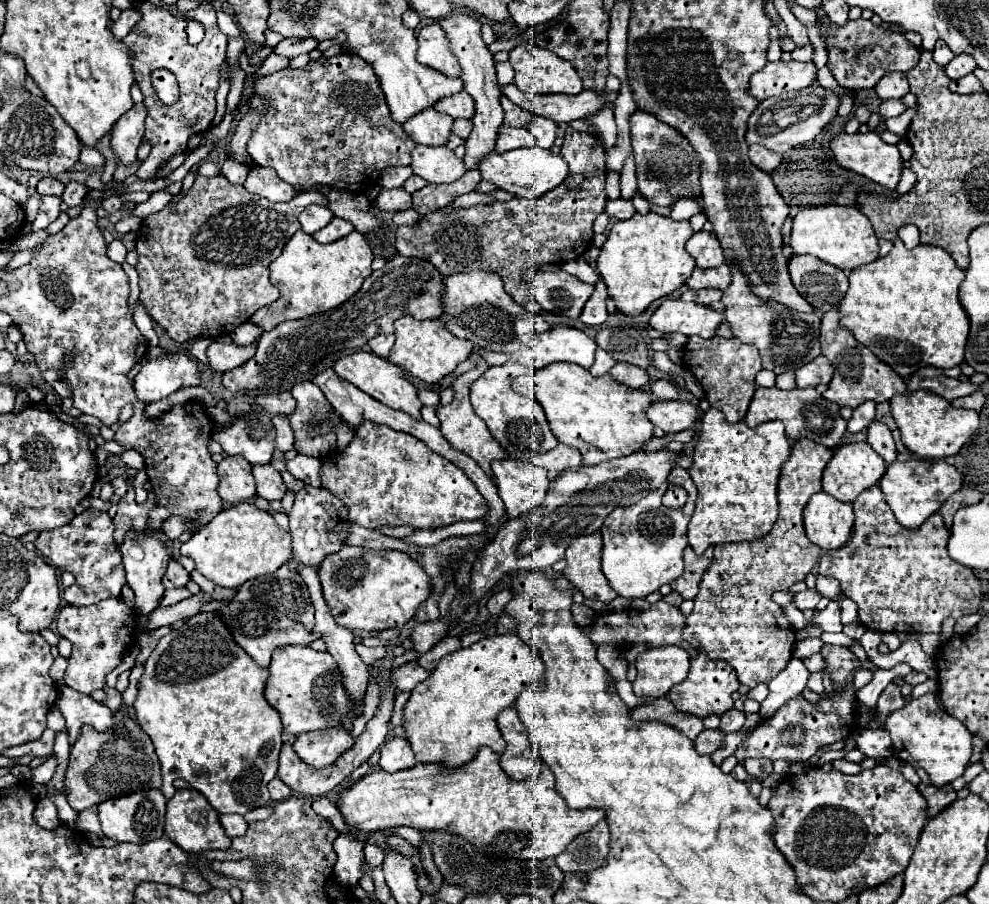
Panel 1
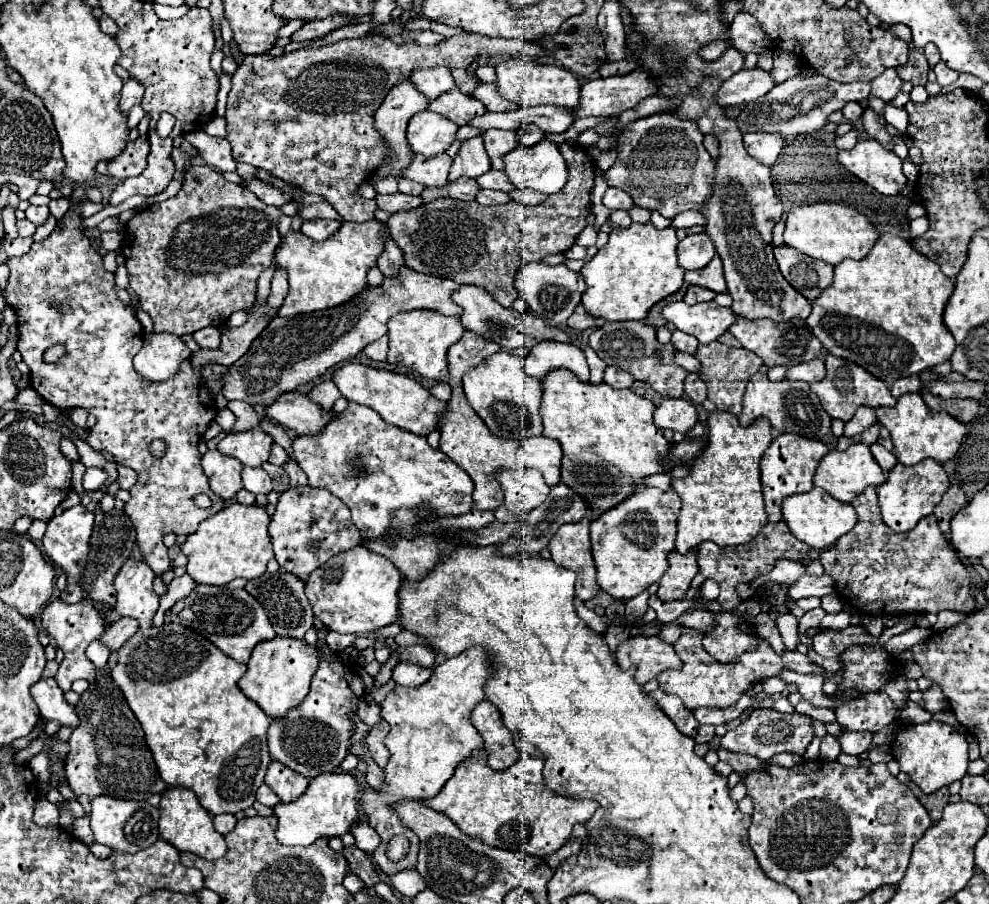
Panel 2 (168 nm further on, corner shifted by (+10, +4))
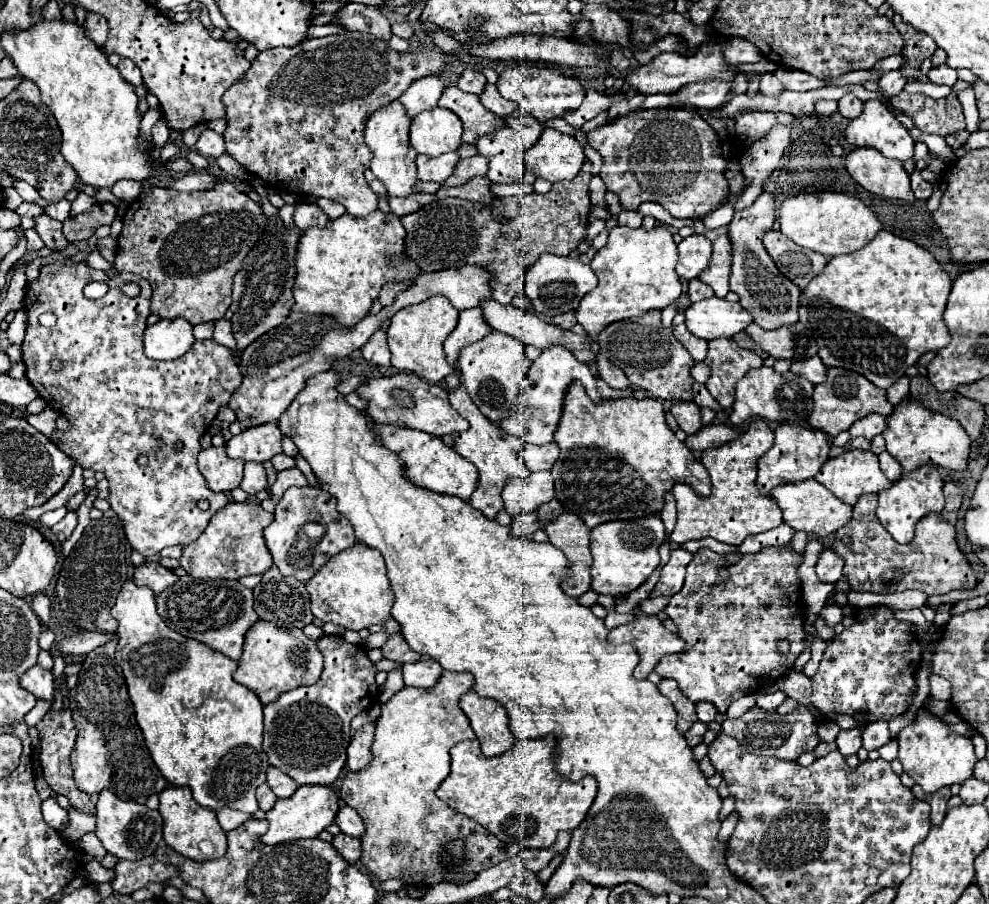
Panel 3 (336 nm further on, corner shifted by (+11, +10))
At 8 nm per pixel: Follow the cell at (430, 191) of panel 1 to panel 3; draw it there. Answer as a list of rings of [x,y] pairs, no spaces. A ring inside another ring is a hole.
[[[475,176],[473,180],[461,184],[461,186],[441,186],[437,190],[437,198],[445,198],[445,196],[457,196],[457,198],[465,198],[465,200],[473,200],[473,202],[481,202],[481,204],[491,204],[493,202],[493,194],[489,192],[491,180],[485,176]]]

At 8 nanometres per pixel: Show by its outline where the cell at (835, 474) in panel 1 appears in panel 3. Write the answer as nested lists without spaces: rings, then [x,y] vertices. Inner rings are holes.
[[[845,450],[843,454],[829,458],[821,466],[815,480],[827,486],[839,500],[855,504],[861,494],[879,492],[889,488],[891,482],[883,476],[879,460],[871,450]]]

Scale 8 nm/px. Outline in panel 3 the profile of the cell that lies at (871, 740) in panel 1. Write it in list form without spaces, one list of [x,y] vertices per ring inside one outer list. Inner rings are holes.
[[[849,728],[849,730],[841,730],[839,736],[837,736],[837,746],[839,746],[839,752],[843,756],[851,756],[851,754],[857,754],[857,750],[861,748],[861,738],[863,734],[863,728]]]

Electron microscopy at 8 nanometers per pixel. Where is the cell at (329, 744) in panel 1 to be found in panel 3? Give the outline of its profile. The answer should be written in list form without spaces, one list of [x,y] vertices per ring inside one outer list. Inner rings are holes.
[[[321,636],[317,646],[325,658],[325,666],[321,672],[321,680],[313,686],[297,688],[283,694],[279,700],[267,704],[263,708],[265,714],[265,734],[263,734],[263,750],[269,756],[269,764],[277,766],[285,774],[289,774],[299,786],[301,784],[333,784],[345,766],[345,752],[351,742],[349,724],[351,720],[363,712],[369,704],[373,704],[379,696],[379,688],[375,684],[375,666],[367,656],[363,646],[355,646],[345,642],[341,636]]]

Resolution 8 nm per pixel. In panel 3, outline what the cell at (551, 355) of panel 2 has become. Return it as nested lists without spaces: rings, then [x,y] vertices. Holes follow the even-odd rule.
[[[553,344],[553,346],[545,348],[541,352],[541,356],[531,362],[527,380],[529,382],[521,384],[523,386],[521,392],[525,396],[523,406],[517,410],[517,414],[509,416],[507,420],[501,420],[497,426],[503,428],[509,434],[521,436],[525,442],[531,442],[531,444],[553,442],[553,432],[555,432],[559,412],[561,412],[561,406],[563,406],[563,392],[567,390],[567,384],[571,384],[571,380],[581,380],[587,394],[591,396],[591,400],[601,400],[599,394],[597,394],[597,388],[595,388],[595,378],[593,378],[591,370],[587,368],[587,364],[579,362],[567,348],[563,348],[559,344]]]

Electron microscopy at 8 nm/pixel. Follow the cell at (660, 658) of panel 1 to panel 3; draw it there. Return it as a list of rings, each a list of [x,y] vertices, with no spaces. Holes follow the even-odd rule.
[[[639,616],[635,622],[609,630],[611,644],[631,644],[639,654],[639,664],[635,668],[635,678],[643,680],[653,672],[655,664],[667,656],[683,650],[683,640],[677,634],[669,632],[657,616]]]

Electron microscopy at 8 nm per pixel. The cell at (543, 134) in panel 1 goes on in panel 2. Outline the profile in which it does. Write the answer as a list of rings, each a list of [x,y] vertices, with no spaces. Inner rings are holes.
[[[524,124],[518,130],[518,138],[520,138],[520,146],[532,146],[544,138],[544,132],[536,124]]]

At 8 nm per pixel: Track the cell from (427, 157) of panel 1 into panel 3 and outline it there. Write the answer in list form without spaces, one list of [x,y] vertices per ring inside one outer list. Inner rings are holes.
[[[447,152],[447,154],[441,154],[439,158],[417,156],[417,178],[443,184],[447,176],[453,172],[457,160],[459,160],[457,152]]]

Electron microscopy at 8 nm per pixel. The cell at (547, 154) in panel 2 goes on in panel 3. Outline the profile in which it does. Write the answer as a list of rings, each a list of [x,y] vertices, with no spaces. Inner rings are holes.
[[[545,128],[535,148],[529,148],[523,158],[527,170],[551,184],[573,180],[585,162],[583,144],[575,136],[561,134],[553,128]]]

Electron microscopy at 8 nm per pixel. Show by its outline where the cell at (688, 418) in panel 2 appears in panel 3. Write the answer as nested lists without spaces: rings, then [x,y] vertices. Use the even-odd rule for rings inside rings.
[[[673,402],[671,414],[687,434],[695,434],[701,428],[701,412],[695,402]]]

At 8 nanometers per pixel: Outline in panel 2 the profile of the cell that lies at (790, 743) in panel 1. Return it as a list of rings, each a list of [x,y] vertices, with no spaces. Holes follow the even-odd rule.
[[[758,708],[758,710],[752,710],[748,714],[748,720],[744,720],[734,730],[726,732],[720,738],[720,746],[724,746],[730,752],[748,754],[748,756],[754,756],[754,758],[766,762],[772,756],[782,754],[782,752],[792,752],[792,754],[800,754],[802,756],[806,752],[808,744],[812,742],[812,738],[814,738],[814,730],[810,726],[810,718],[808,716],[798,714],[798,712],[782,714],[782,712],[772,710],[772,708]]]

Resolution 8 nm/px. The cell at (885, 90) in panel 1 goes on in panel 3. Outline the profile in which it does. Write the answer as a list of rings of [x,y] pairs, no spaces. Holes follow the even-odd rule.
[[[891,70],[891,72],[885,72],[881,78],[879,78],[879,88],[891,98],[895,94],[899,94],[903,90],[903,86],[907,84],[907,80],[901,76],[899,70]]]

